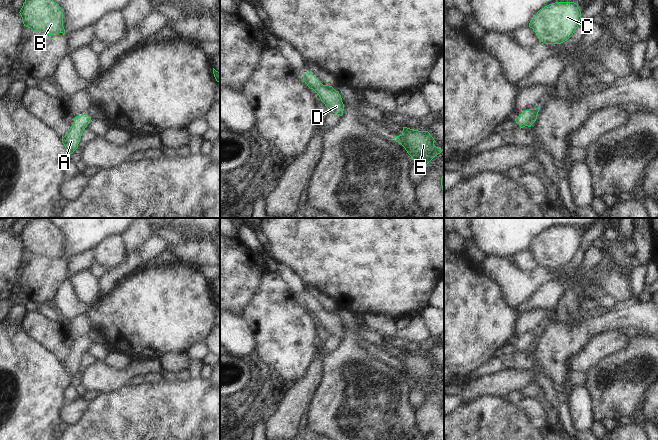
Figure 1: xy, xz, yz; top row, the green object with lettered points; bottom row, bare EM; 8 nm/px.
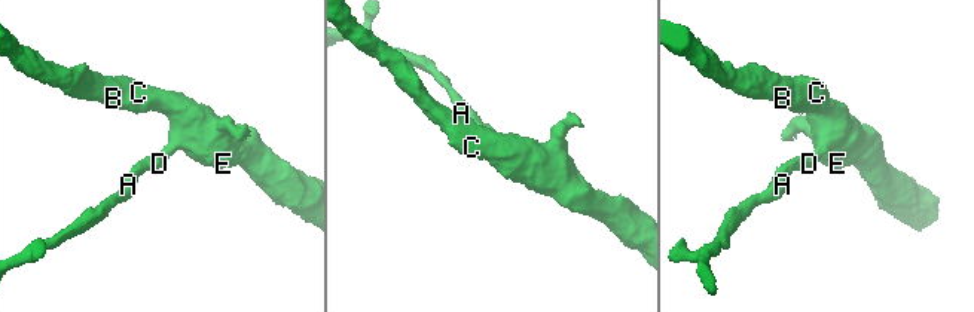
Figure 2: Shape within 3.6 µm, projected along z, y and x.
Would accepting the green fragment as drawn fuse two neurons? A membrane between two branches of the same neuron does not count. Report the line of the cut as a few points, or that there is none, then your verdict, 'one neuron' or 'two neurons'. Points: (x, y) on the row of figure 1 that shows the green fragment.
cut none; one neuron

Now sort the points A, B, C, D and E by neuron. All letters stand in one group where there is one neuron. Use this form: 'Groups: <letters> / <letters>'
Groups: A B C D E

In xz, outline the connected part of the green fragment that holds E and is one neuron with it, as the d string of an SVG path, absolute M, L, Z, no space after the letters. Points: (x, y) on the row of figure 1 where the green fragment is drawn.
M403 127L402 134L393 139L405 148L412 160L419 160L424 166L442 152L434 145L435 140L428 131Z

